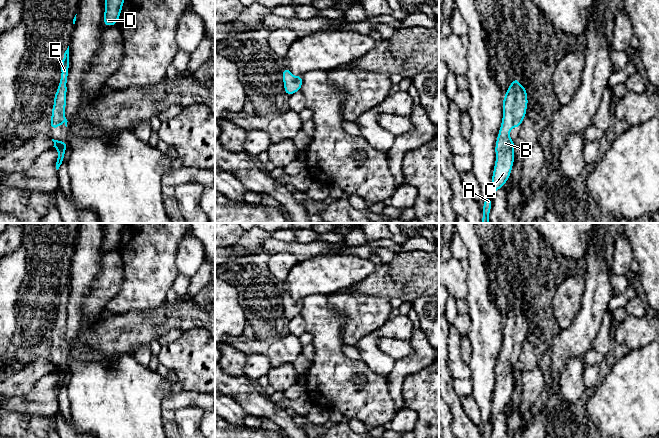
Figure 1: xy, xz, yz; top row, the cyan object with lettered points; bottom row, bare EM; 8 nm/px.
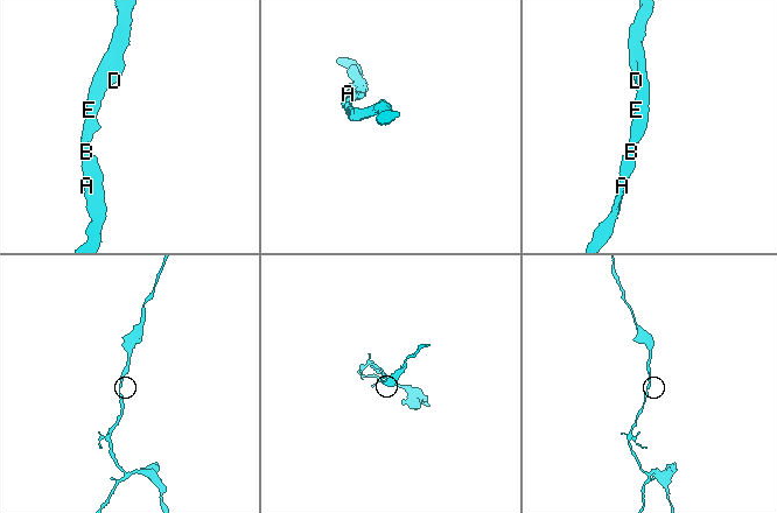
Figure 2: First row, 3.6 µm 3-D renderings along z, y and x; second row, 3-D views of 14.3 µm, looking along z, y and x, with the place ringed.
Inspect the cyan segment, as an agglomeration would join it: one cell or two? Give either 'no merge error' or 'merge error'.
no merge error

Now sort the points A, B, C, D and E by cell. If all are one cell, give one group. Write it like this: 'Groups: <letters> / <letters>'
Groups: A B C D E

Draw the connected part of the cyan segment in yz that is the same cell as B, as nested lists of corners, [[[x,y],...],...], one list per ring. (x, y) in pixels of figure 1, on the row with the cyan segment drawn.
[[[515,78],[503,98],[503,117],[495,145],[496,160],[492,174],[492,194],[502,188],[510,177],[514,164],[515,142],[509,134],[511,128],[519,128],[526,117],[527,91]]]

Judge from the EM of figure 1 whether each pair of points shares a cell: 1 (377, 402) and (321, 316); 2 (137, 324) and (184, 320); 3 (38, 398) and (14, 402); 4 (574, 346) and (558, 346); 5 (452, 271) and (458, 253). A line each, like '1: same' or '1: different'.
1: same
2: same
3: same
4: same
5: different

